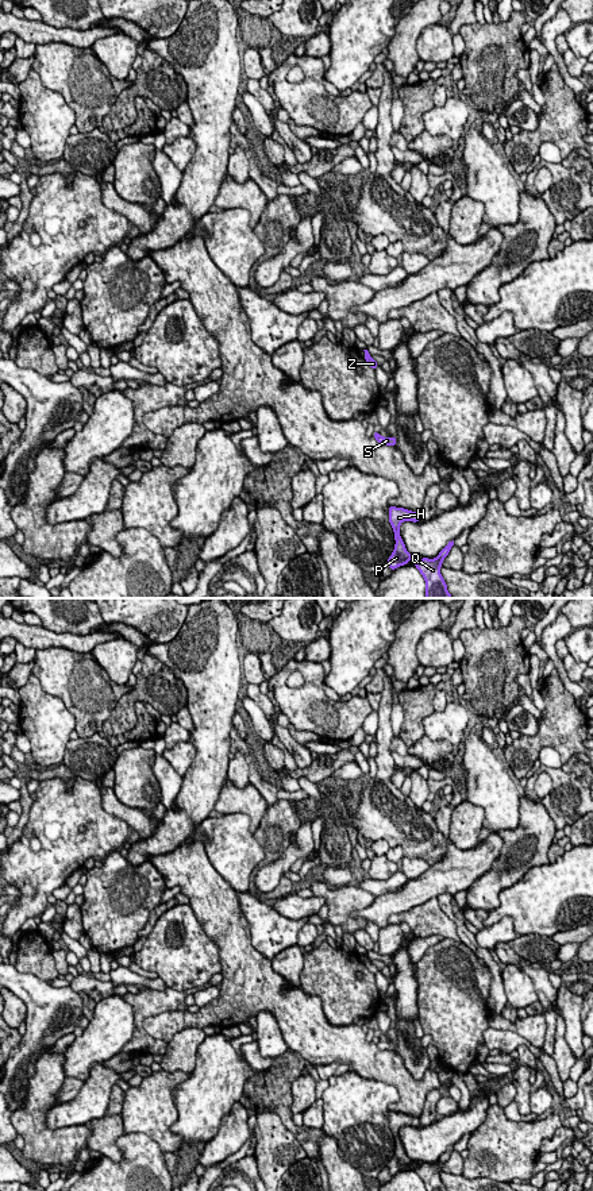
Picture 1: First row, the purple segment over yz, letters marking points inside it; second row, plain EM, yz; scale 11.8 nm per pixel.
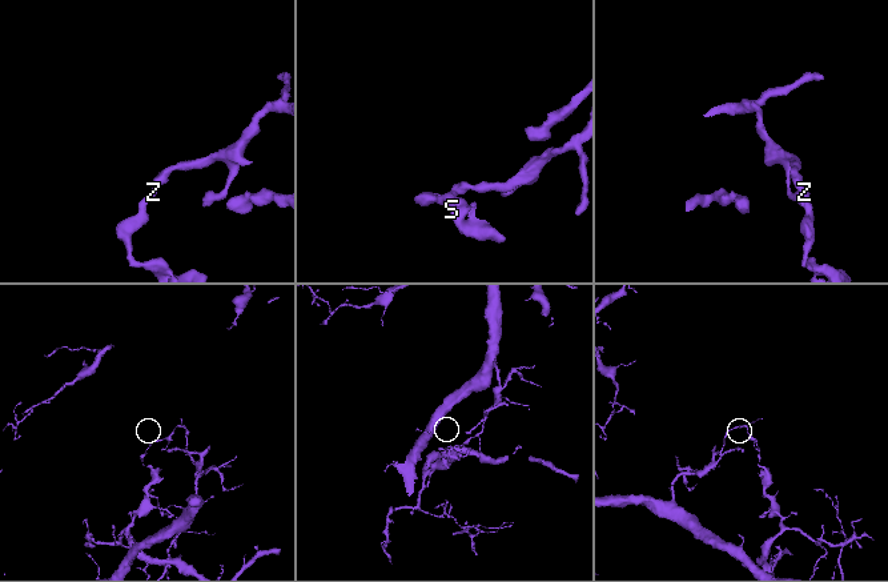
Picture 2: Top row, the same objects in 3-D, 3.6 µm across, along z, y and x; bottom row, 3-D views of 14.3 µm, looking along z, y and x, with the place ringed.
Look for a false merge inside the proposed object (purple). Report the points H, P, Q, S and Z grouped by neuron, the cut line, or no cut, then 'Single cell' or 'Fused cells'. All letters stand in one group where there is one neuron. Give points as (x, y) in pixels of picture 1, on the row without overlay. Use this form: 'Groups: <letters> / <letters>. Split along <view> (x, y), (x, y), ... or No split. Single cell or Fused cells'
Groups: H P Q S / Z. Split along yz (380, 1041), (377, 1044). Fused cells

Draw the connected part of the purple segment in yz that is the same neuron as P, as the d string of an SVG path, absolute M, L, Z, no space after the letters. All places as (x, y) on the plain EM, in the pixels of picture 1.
M389 1110L389 1128L394 1137L394 1156L388 1163L388 1168L390 1175L396 1175L398 1171L409 1169L408 1167L411 1164L415 1164L415 1172L420 1176L426 1186L426 1191L447 1191L444 1184L440 1179L440 1172L444 1165L444 1163L448 1160L451 1152L454 1150L454 1145L448 1146L447 1150L439 1157L439 1160L434 1164L423 1163L419 1164L417 1161L411 1160L405 1149L400 1141L400 1129L403 1126L413 1126L419 1128L420 1118L412 1117L404 1113L396 1113Z

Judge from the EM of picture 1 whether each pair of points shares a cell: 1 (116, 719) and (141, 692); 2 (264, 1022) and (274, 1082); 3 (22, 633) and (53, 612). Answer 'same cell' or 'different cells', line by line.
1: same cell
2: different cells
3: different cells

